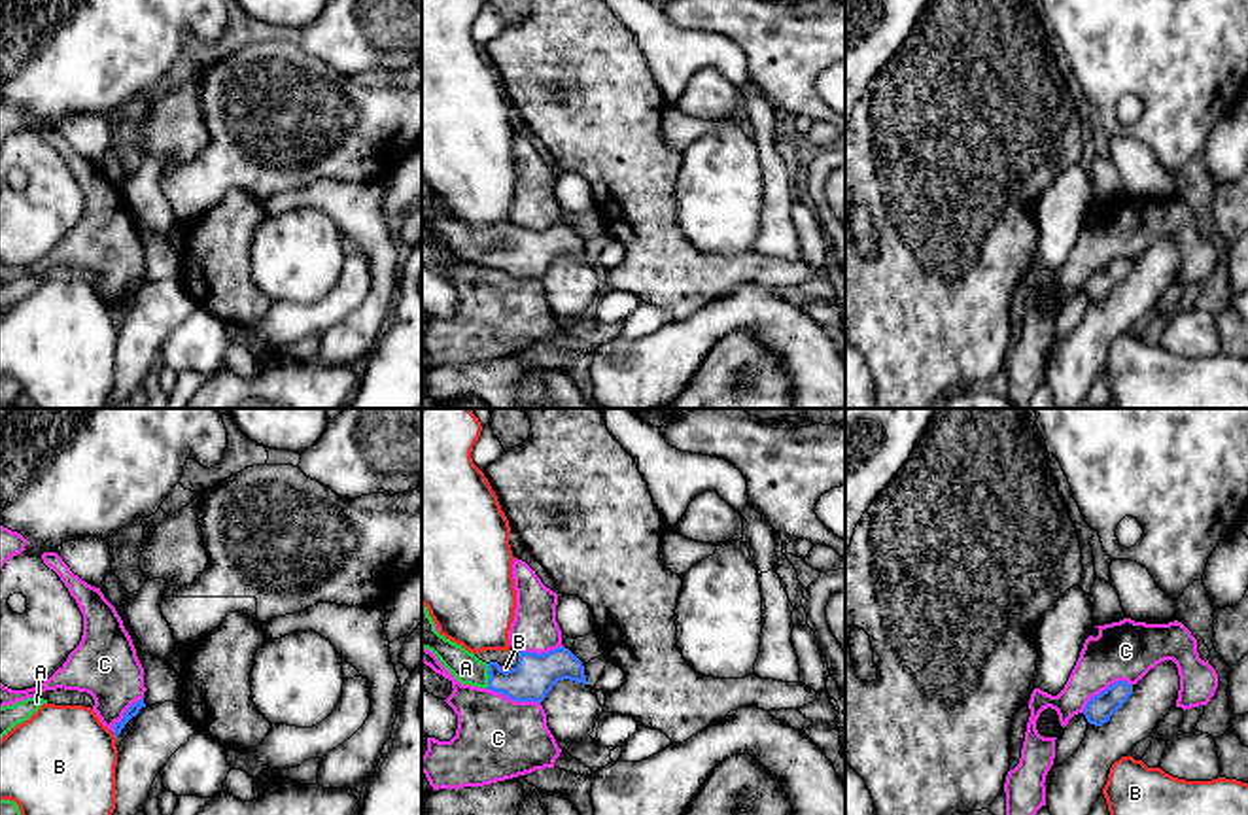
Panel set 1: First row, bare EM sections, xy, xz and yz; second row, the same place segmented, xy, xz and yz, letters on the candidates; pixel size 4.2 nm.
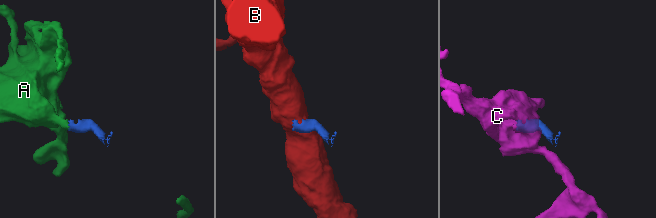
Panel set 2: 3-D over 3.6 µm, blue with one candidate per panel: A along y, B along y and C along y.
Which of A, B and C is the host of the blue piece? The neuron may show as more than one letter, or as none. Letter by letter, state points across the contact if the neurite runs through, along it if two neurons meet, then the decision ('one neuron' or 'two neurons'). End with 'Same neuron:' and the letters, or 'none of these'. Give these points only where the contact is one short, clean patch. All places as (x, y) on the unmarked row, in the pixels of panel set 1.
A: way xz (532, 256), (496, 256), (488, 250), (466, 244); one neuron
B: border xy (112, 309), (116, 312); two neurons
C: two neurons
Same neuron: A

